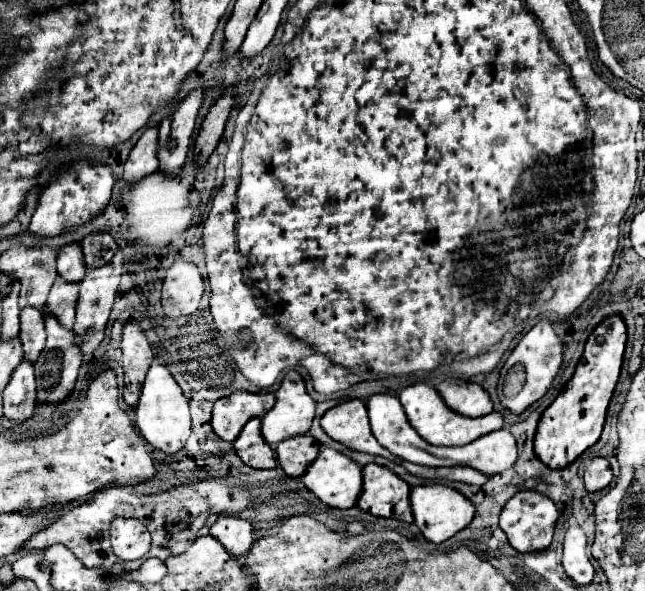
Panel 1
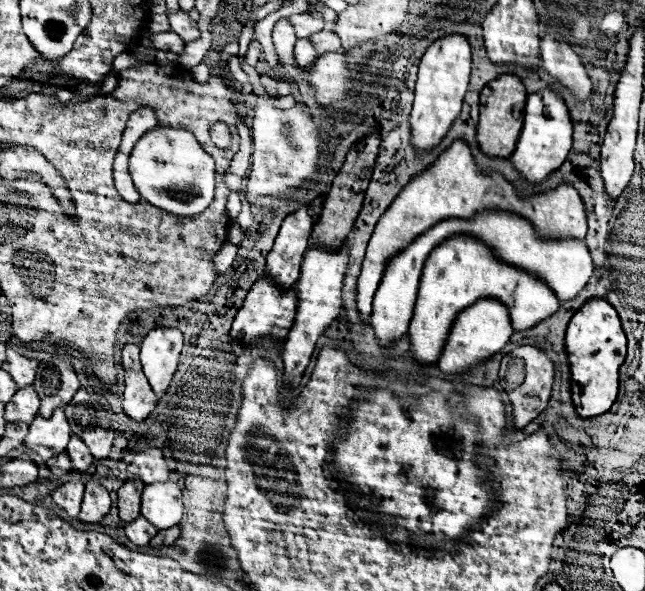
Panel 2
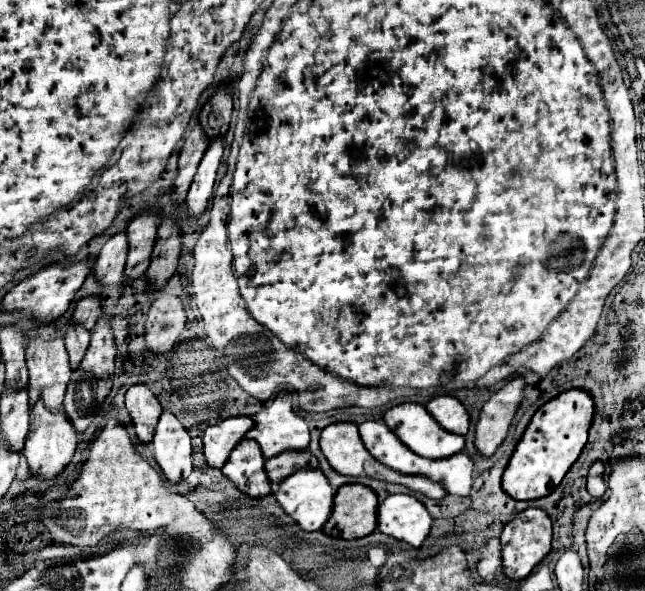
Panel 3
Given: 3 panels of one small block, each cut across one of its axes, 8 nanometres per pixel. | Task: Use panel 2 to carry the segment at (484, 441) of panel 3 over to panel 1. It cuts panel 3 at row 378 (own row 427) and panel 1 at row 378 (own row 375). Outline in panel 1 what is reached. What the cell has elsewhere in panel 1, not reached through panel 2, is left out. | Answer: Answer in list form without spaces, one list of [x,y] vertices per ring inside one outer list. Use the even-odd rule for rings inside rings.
[[[540,320],[536,326],[532,326],[522,338],[520,338],[520,342],[516,344],[516,348],[512,350],[512,354],[510,354],[510,358],[506,360],[506,368],[510,368],[510,366],[514,366],[516,362],[522,362],[524,366],[526,366],[526,384],[524,384],[524,388],[520,390],[520,394],[516,394],[514,398],[502,398],[502,404],[508,408],[508,410],[512,410],[514,414],[520,414],[520,412],[524,412],[530,404],[534,404],[538,398],[542,398],[546,392],[548,392],[548,388],[550,388],[550,384],[552,384],[552,380],[554,380],[554,376],[558,374],[558,370],[560,370],[560,366],[562,366],[562,356],[564,356],[564,342],[560,340],[560,336],[556,334],[556,330],[554,330],[554,324],[550,322],[550,320]]]

